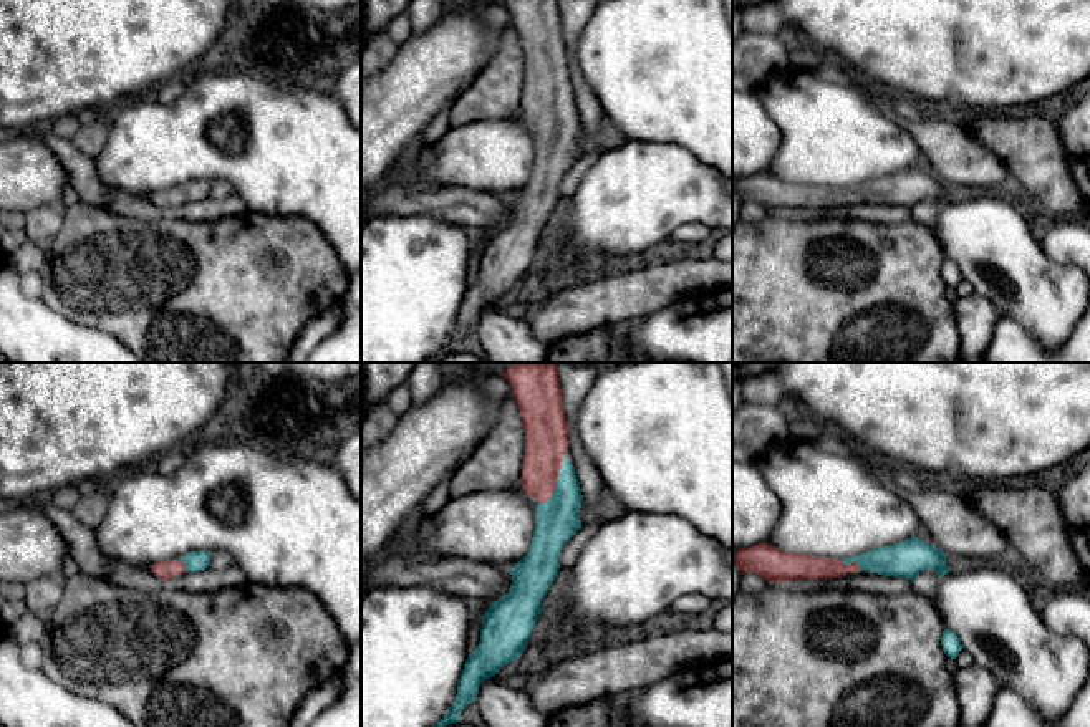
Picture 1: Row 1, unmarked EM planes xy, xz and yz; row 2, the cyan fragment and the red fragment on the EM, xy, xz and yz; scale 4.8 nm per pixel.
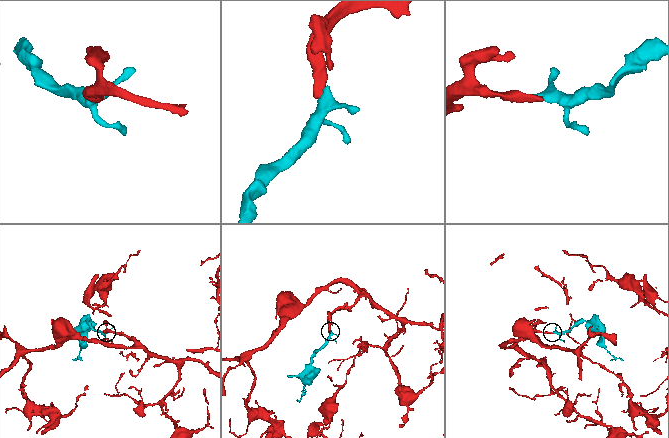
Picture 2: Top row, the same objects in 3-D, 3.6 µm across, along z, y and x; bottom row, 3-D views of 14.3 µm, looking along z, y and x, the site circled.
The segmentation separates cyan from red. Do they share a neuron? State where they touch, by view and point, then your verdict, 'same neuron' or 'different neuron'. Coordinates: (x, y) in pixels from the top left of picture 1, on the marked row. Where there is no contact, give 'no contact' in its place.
xz (557, 486) | same neuron

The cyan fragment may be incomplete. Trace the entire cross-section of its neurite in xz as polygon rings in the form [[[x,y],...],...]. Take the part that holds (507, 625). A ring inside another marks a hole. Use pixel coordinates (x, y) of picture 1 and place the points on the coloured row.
[[[518,363],[502,374],[512,386],[525,431],[522,489],[535,497],[535,532],[528,553],[510,570],[509,593],[482,616],[480,641],[469,654],[451,710],[436,727],[461,720],[480,684],[495,677],[525,651],[535,623],[560,570],[560,553],[581,528],[581,489],[572,462],[565,460],[568,424],[553,363]]]

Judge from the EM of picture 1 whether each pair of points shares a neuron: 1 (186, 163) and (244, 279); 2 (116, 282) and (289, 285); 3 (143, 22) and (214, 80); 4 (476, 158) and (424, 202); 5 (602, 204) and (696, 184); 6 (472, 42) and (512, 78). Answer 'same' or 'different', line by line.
1: different
2: same
3: different
4: different
5: same
6: different

